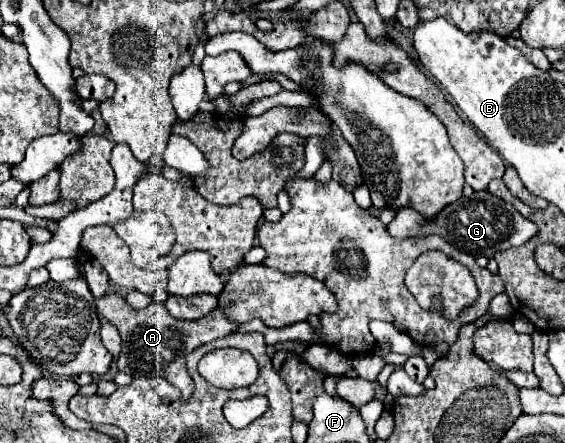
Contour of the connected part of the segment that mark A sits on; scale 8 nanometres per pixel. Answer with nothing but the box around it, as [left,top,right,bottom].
[95,293,237,401]

